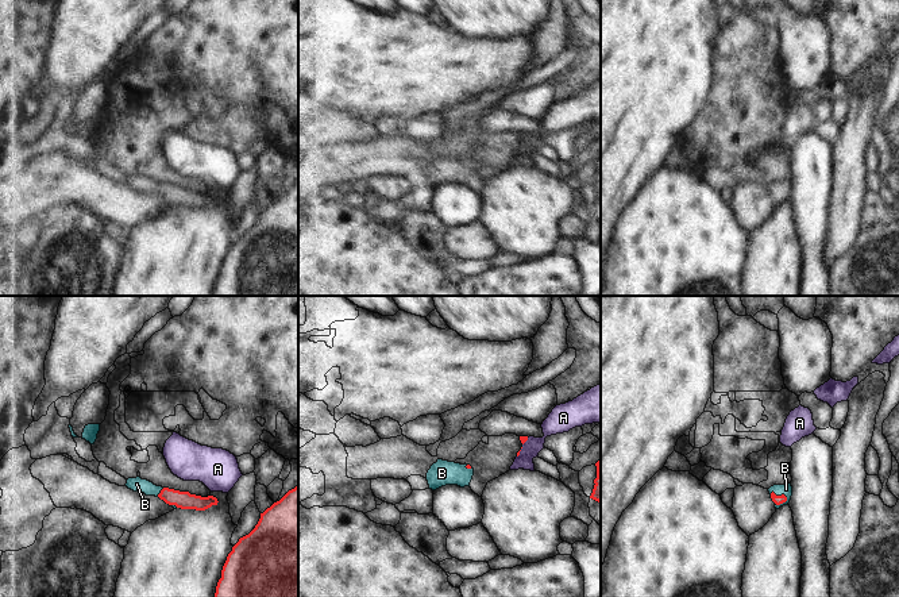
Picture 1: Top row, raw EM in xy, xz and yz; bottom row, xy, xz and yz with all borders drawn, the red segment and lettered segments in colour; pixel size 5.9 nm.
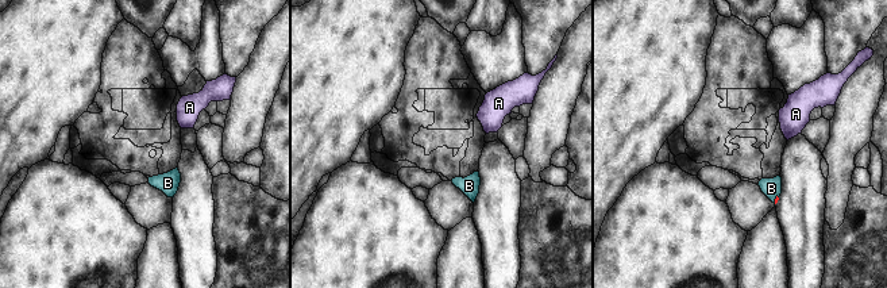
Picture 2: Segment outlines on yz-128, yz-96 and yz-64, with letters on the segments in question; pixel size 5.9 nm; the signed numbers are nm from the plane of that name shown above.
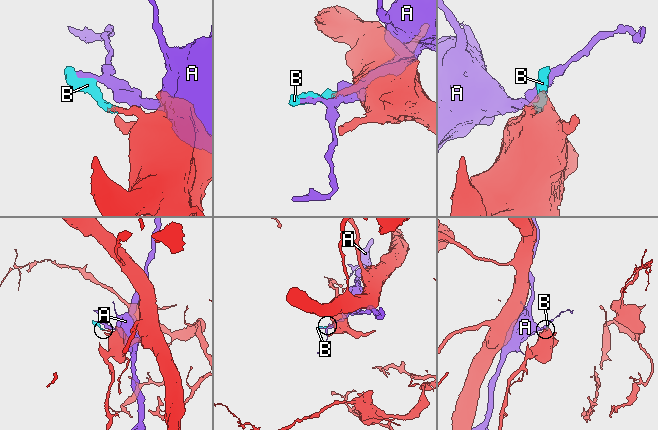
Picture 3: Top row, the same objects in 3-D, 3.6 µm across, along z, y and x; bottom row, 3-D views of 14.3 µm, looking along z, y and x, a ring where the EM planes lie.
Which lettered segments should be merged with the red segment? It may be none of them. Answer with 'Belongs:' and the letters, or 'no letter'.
Belongs: B

